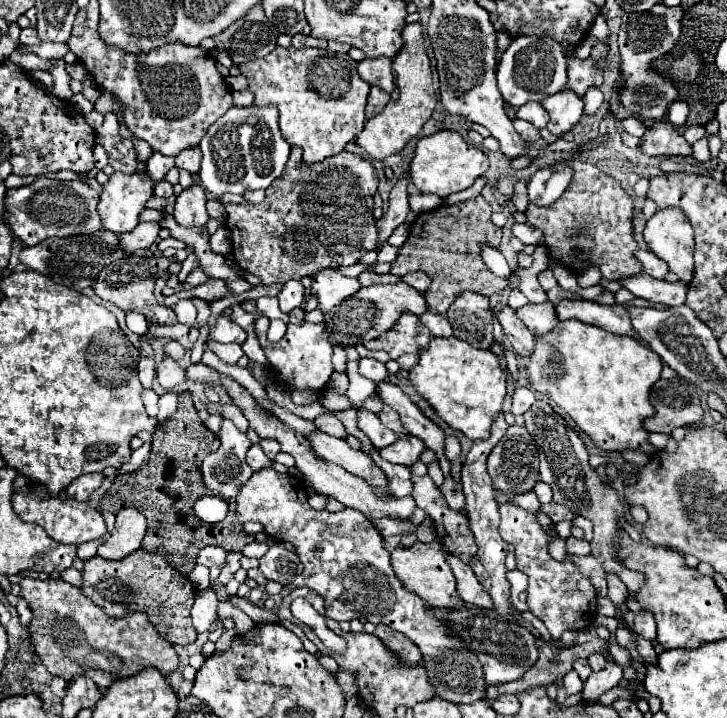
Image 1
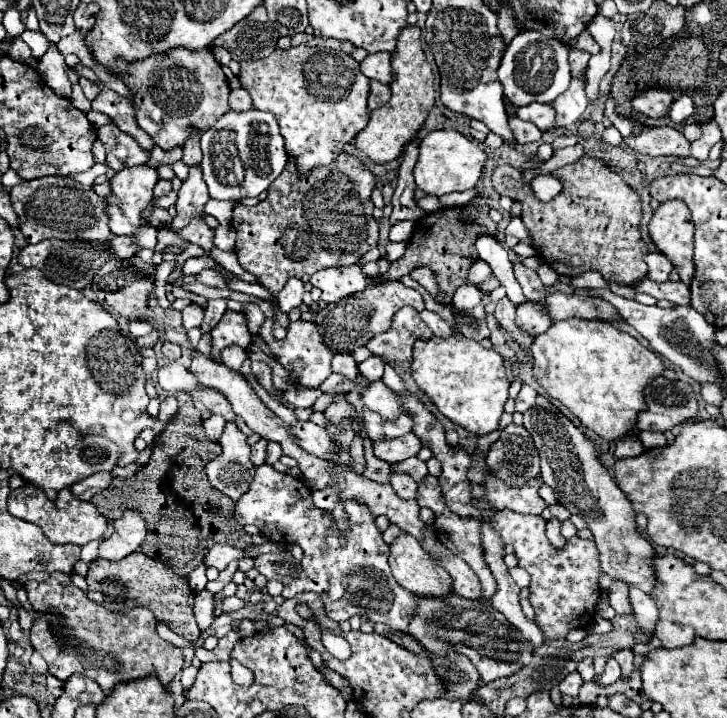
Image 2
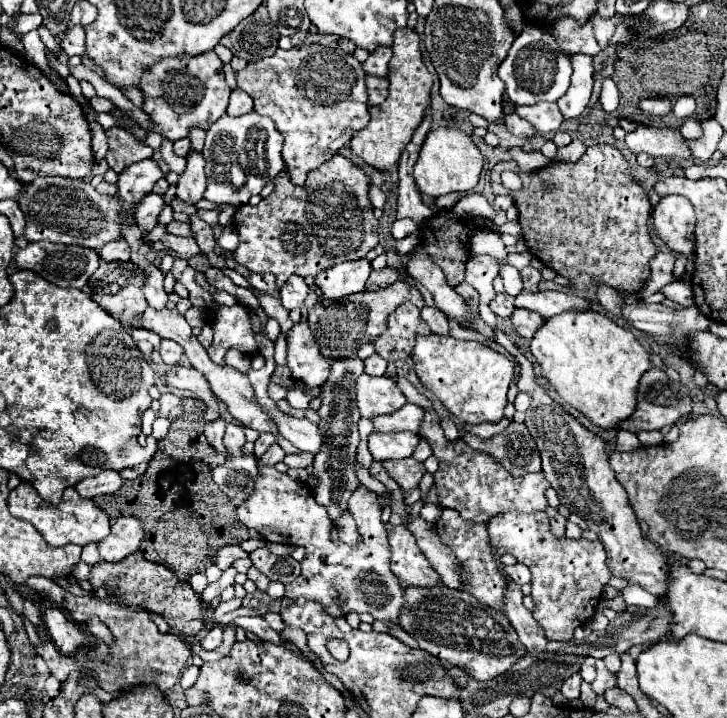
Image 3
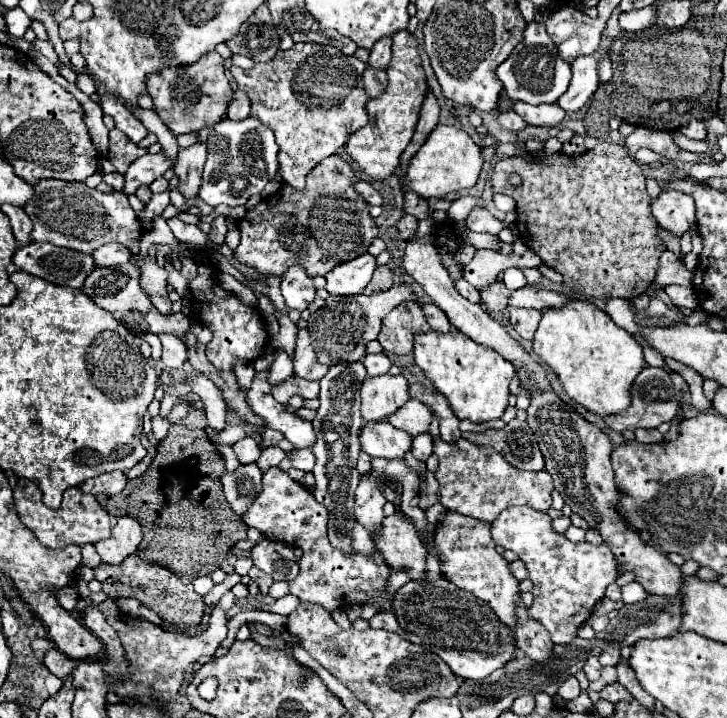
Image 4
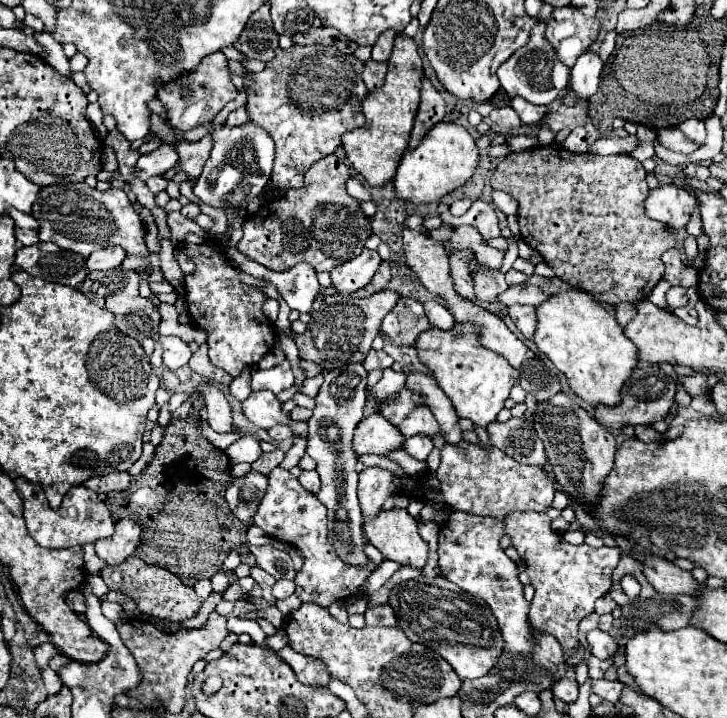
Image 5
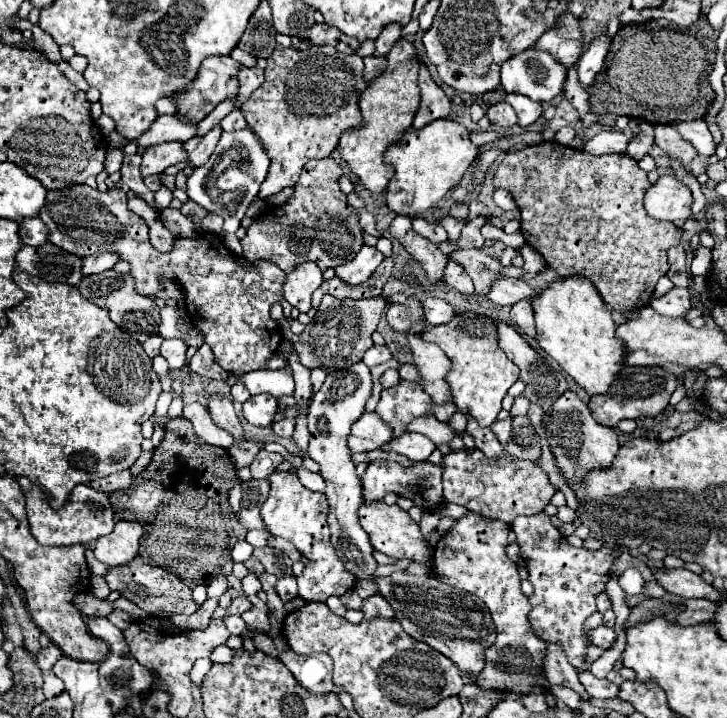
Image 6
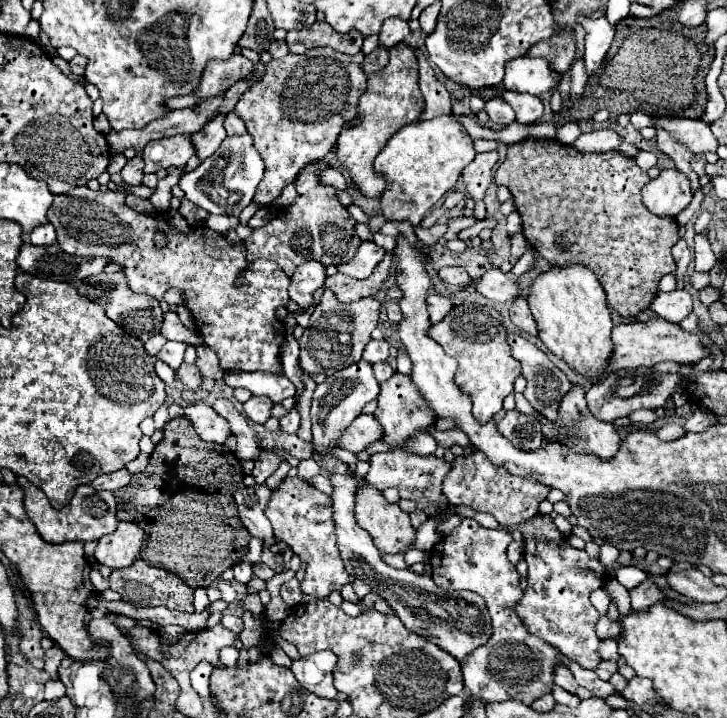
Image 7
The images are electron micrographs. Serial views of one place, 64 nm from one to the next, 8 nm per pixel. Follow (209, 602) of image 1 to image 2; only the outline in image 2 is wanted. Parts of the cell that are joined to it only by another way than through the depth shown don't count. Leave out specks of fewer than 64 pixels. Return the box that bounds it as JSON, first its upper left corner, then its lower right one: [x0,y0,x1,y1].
[194,590,214,630]

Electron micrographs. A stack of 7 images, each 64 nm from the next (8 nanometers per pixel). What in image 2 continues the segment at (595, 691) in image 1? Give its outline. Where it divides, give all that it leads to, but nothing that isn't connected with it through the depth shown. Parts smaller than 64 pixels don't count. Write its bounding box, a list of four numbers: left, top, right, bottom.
[600,658,620,686]

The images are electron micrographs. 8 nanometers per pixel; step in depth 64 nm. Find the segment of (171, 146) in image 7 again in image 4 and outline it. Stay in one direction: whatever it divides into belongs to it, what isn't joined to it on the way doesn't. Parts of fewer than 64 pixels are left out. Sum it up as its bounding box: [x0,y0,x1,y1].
[124,152,172,194]

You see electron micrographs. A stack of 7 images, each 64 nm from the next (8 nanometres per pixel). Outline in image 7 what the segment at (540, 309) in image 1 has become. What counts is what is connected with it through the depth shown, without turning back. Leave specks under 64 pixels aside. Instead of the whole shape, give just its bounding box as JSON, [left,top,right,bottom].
[510,298,538,336]

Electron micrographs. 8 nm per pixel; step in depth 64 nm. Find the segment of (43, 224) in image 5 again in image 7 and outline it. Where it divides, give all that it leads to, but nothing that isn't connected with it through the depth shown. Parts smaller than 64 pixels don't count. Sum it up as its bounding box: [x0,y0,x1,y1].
[48,188,290,374]

